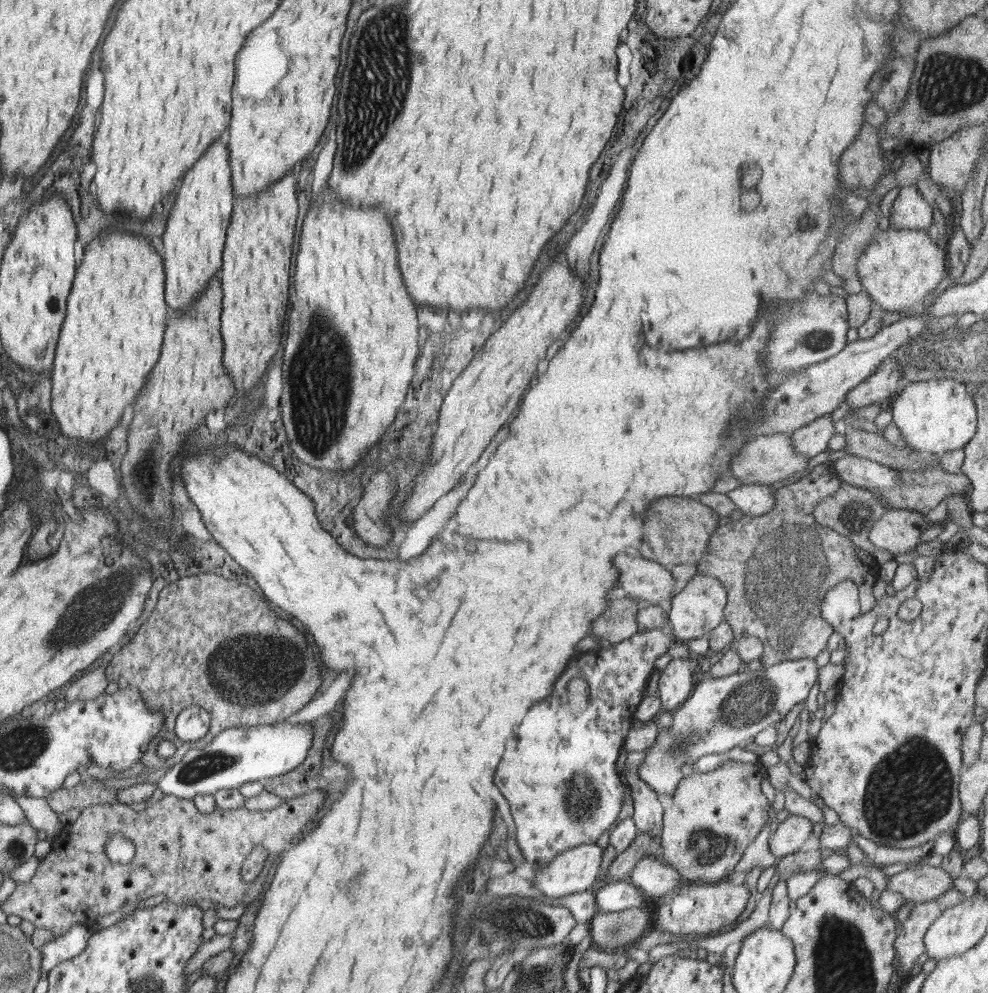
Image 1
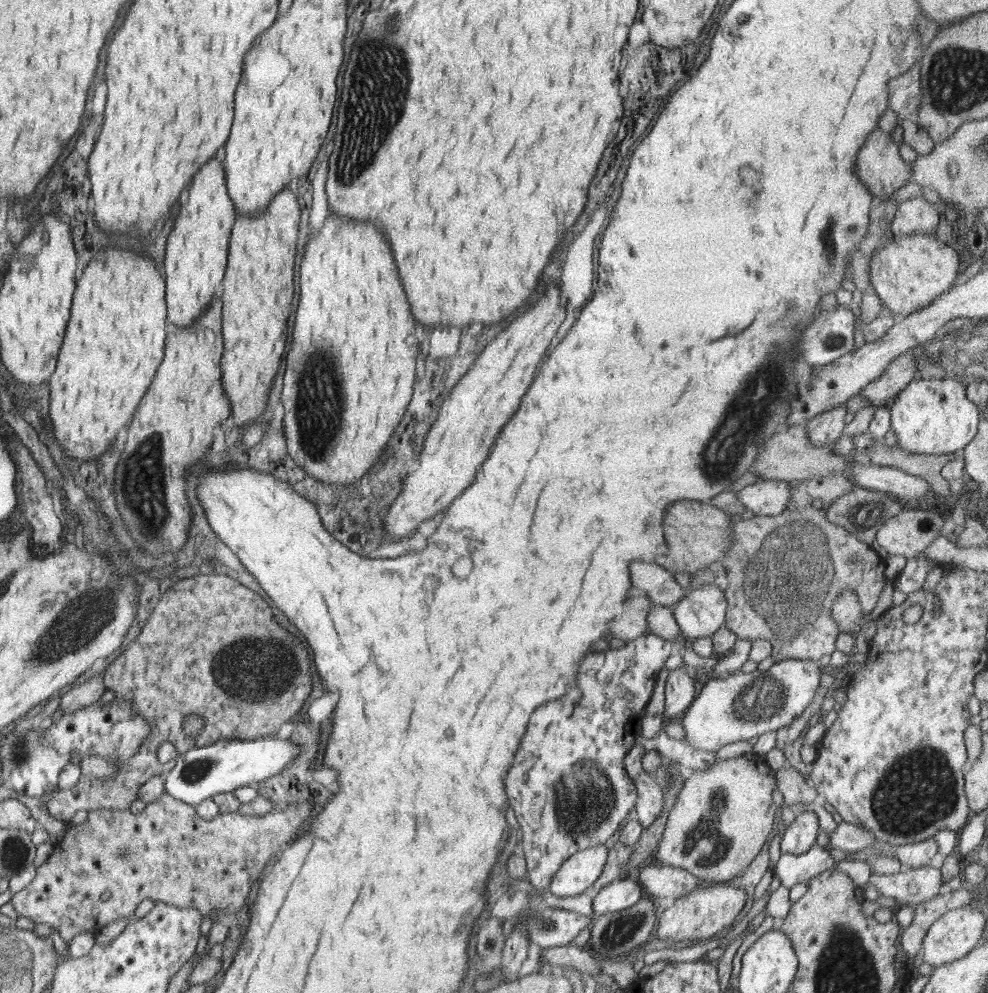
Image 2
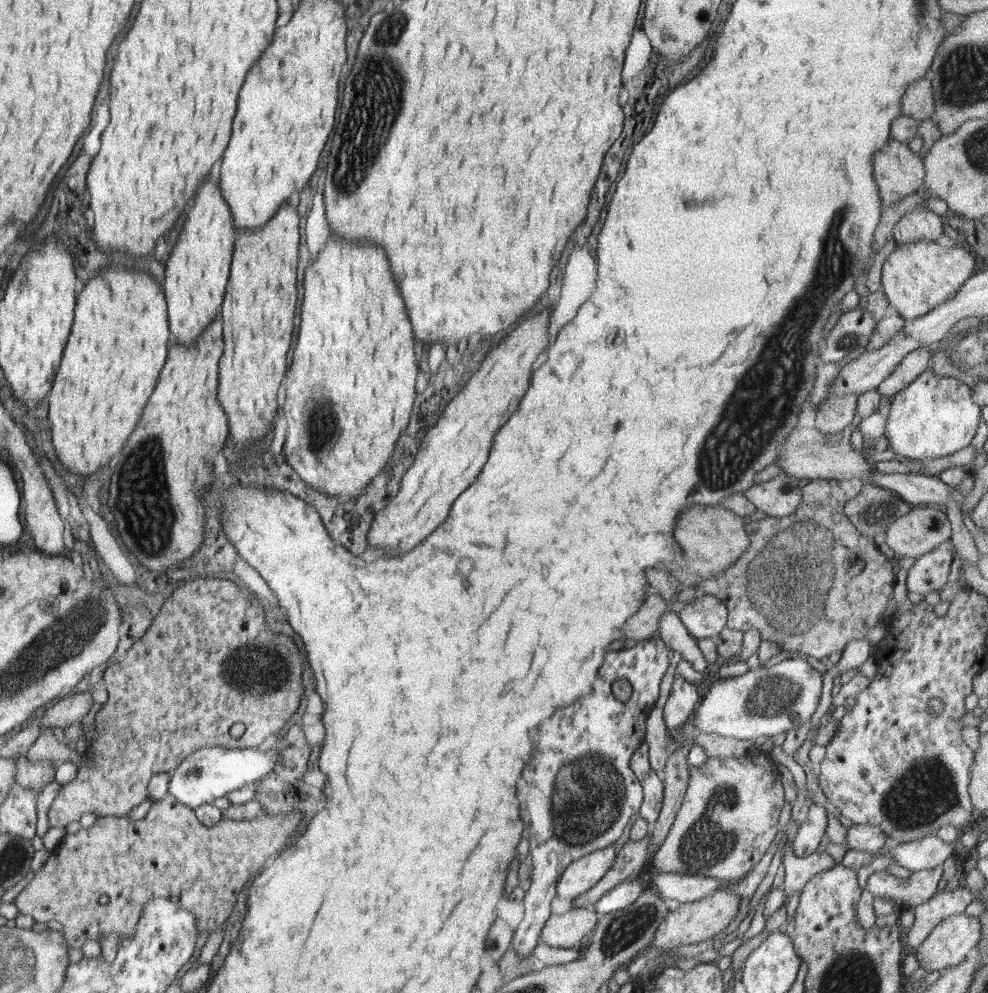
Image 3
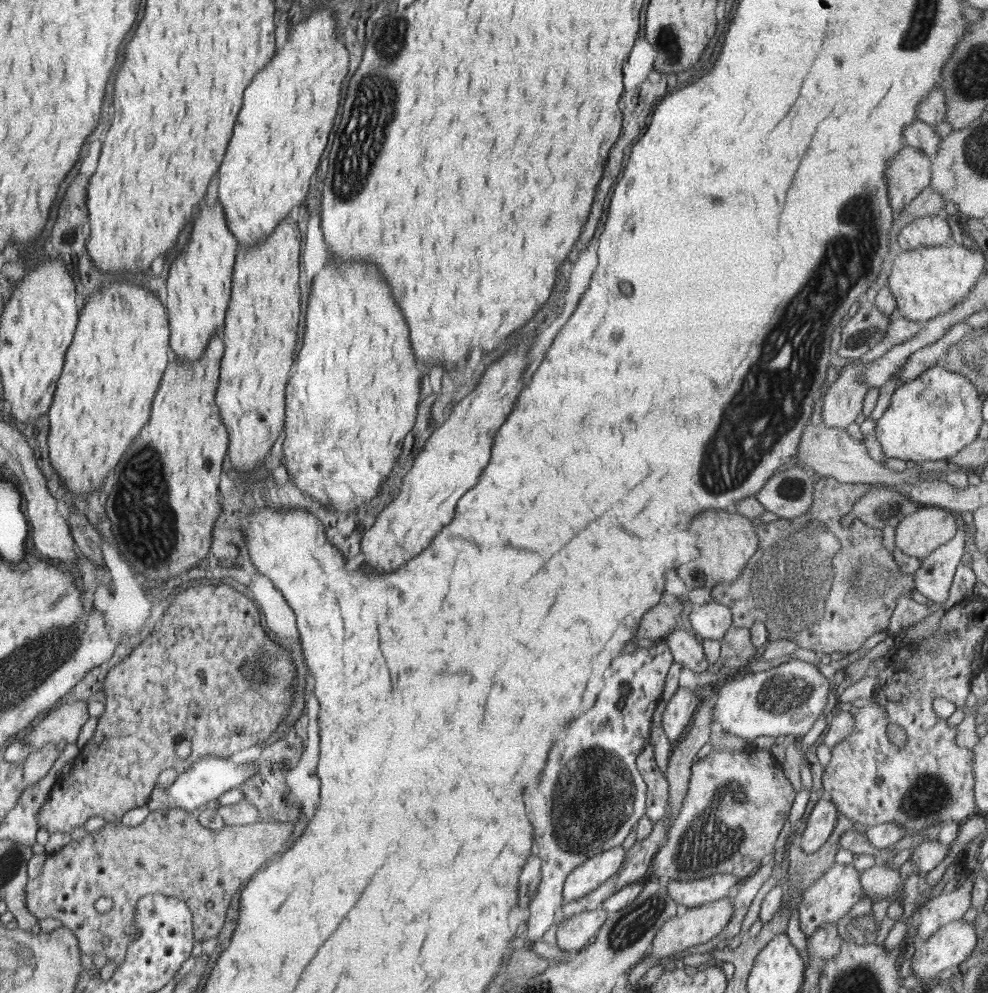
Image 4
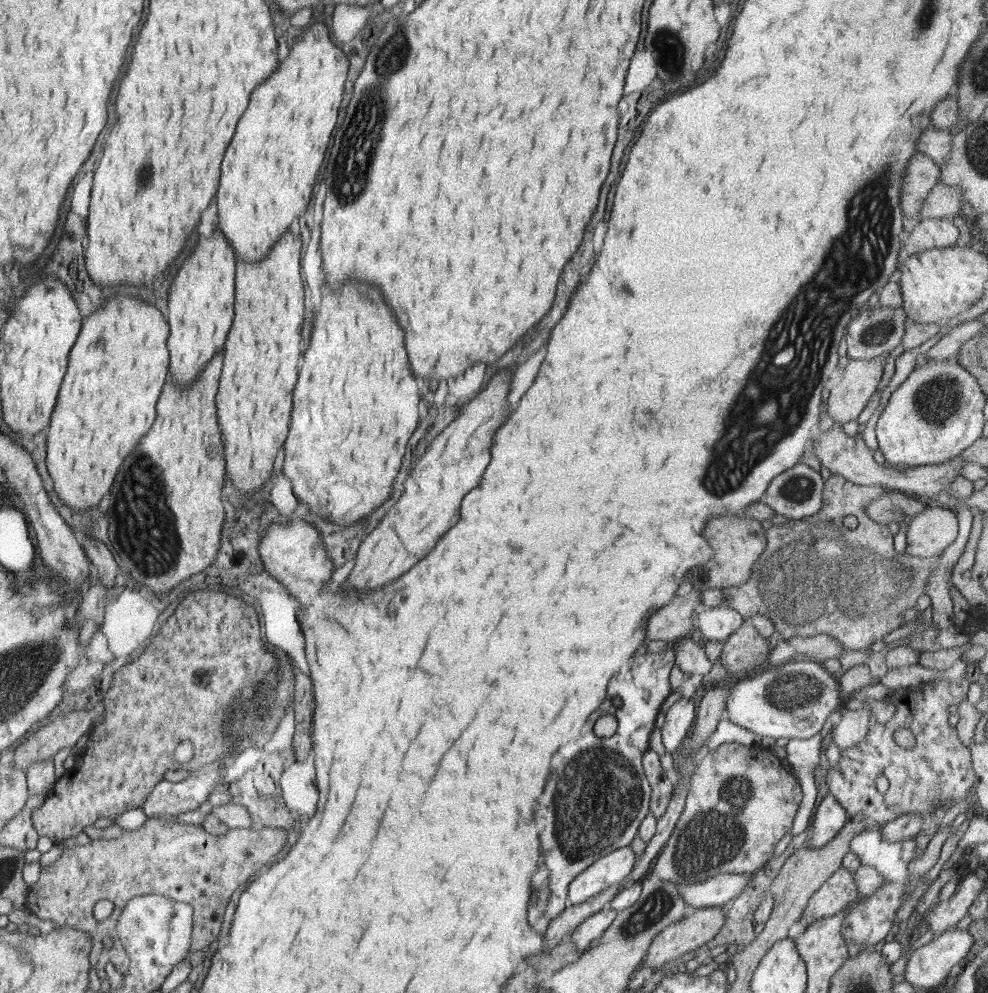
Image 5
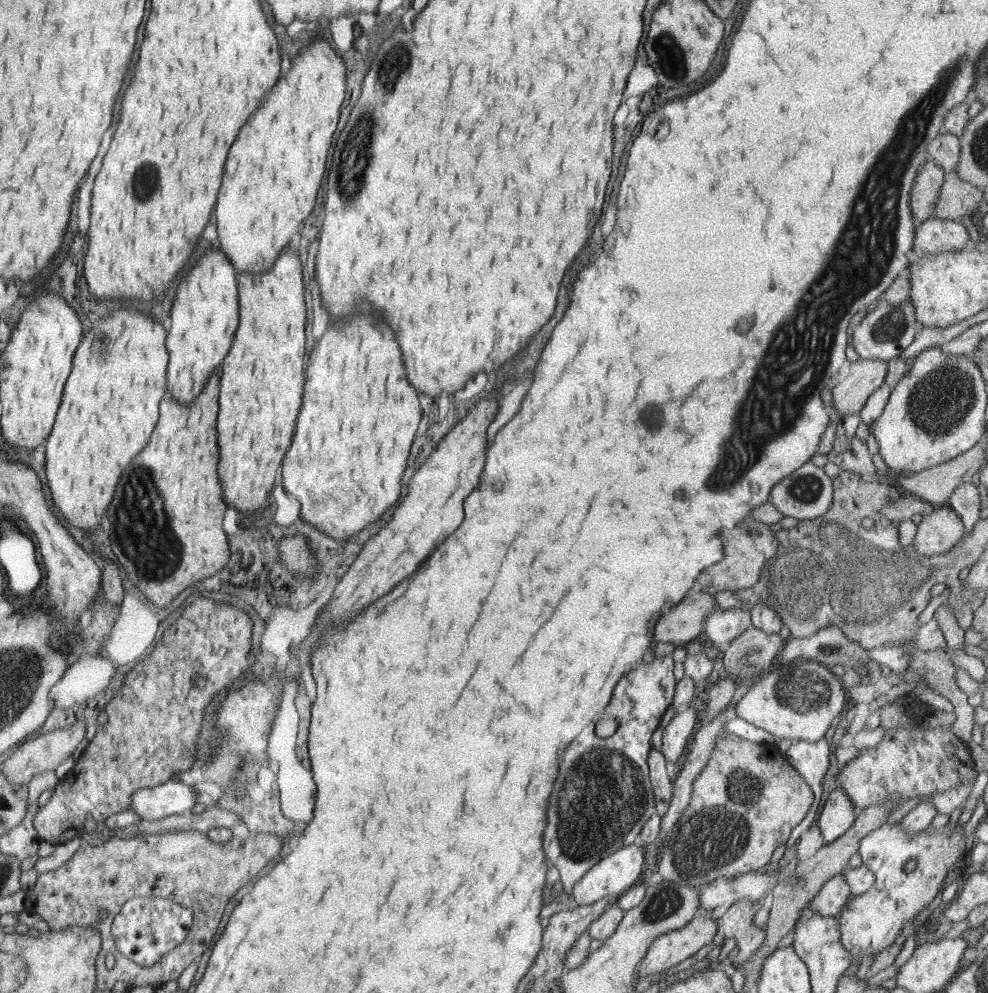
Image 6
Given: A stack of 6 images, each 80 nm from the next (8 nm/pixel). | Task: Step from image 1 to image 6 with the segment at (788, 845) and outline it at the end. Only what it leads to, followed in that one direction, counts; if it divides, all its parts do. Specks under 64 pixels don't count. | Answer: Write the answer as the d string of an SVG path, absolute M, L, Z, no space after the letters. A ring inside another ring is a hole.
M840 788L834 789L820 814L818 826L823 834L825 844L838 840L854 824L857 811L855 804Z

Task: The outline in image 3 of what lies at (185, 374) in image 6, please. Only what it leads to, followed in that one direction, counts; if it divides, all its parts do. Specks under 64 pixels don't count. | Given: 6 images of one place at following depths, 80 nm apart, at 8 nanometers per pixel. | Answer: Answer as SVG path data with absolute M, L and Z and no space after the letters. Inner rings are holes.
M211 176L205 178L195 195L195 204L188 210L184 227L180 233L176 245L173 246L172 254L165 263L164 288L167 300L168 316L171 321L171 331L175 342L184 346L191 346L205 328L221 314L223 300L226 294L226 285L230 276L231 262L234 252L234 240L236 228L231 207L224 200L223 193L219 189L219 183L214 182Z

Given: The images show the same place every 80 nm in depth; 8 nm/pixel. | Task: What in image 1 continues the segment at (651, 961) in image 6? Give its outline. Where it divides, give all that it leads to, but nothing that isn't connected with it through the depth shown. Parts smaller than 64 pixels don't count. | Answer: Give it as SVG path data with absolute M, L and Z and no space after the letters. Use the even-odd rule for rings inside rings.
M732 881L688 882L680 889L680 892L669 896L659 908L657 925L662 932L671 935L685 935L688 939L701 936L714 935L723 928L729 928L732 922L742 914L750 898L750 891L744 884L734 885Z

